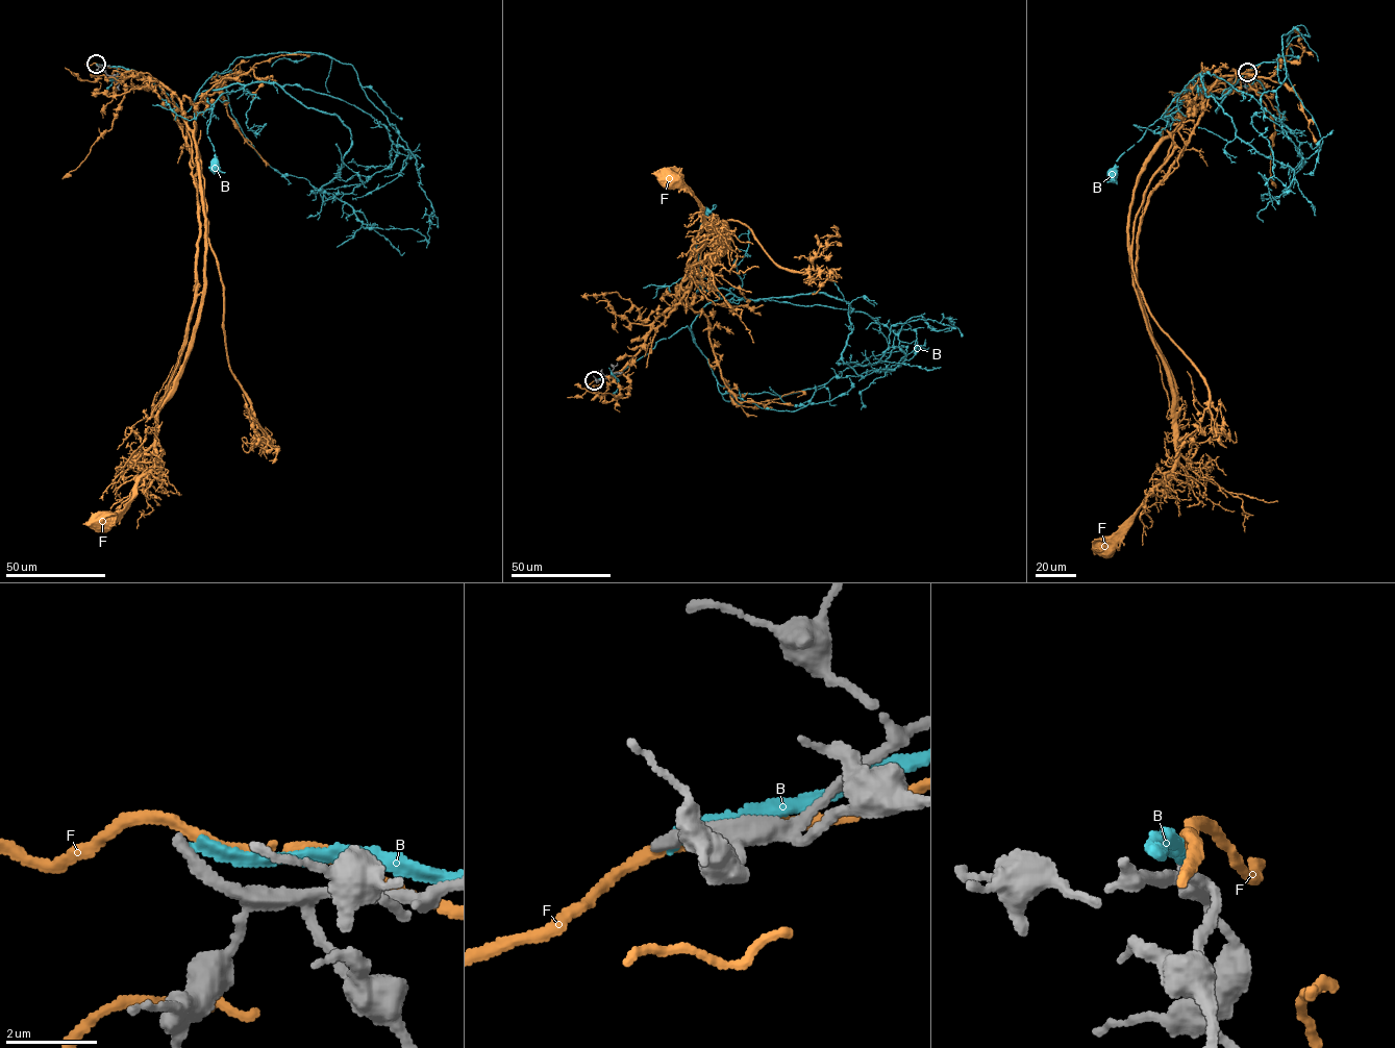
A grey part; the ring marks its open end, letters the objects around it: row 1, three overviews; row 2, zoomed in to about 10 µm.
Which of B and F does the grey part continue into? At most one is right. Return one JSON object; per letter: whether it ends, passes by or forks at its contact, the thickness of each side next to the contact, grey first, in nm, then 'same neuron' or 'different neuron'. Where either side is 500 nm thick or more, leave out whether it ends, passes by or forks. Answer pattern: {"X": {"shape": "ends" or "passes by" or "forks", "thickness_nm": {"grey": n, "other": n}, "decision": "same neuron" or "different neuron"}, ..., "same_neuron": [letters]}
{"B": {"shape": "ends", "thickness_nm": {"grey": 360, "other": 280}, "decision": "different neuron"}, "F": {"shape": "passes by", "thickness_nm": {"grey": 280, "other": 240}, "decision": "different neuron"}, "same_neuron": []}

